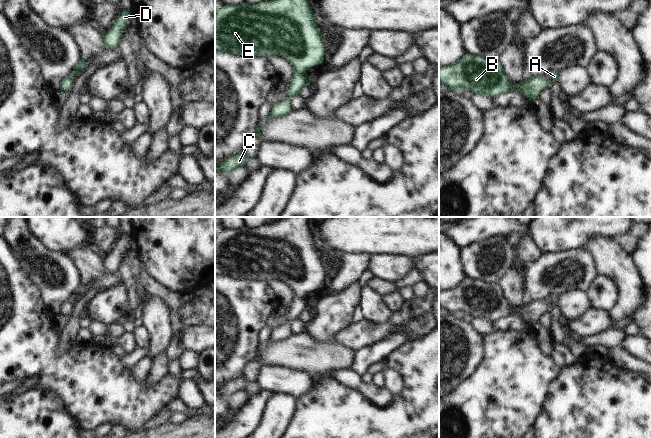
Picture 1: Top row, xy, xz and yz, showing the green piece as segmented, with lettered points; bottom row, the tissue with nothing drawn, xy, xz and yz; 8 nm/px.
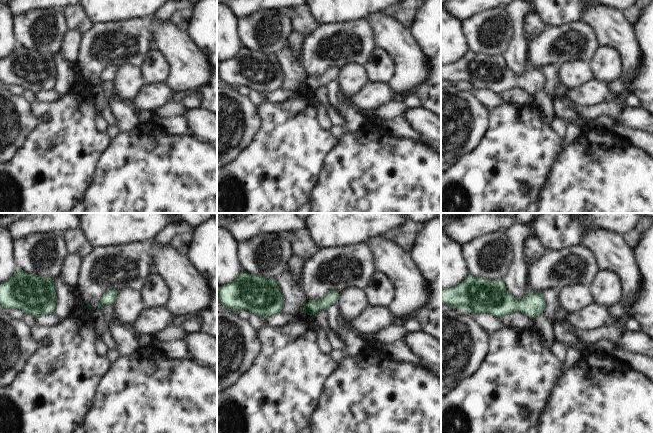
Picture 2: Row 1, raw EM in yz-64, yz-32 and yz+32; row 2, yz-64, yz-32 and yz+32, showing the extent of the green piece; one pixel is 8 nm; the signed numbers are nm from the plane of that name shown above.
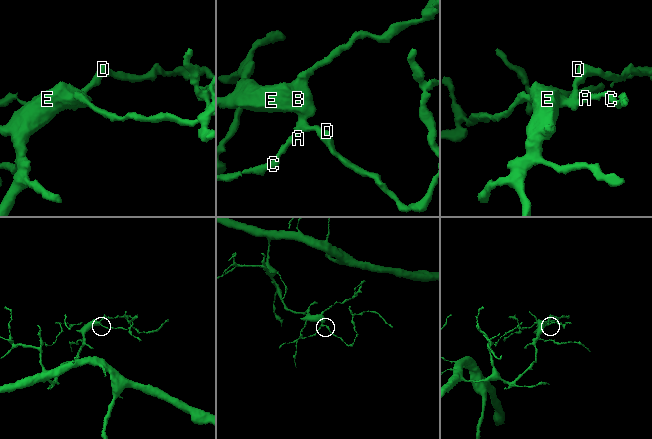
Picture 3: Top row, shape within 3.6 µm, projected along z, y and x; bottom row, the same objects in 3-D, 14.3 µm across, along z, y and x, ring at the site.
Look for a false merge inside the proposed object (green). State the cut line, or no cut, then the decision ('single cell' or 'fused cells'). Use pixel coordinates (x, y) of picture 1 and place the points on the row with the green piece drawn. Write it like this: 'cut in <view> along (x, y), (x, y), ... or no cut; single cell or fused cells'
no cut; single cell

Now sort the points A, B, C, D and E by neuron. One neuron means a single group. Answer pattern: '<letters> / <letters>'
A B C D E

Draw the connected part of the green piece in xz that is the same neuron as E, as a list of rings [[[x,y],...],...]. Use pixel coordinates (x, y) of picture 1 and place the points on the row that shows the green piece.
[[[263,0],[253,4],[243,2],[240,4],[215,6],[215,50],[228,52],[233,55],[281,56],[292,64],[294,74],[291,82],[287,84],[289,96],[285,100],[271,106],[267,120],[292,112],[290,99],[293,96],[298,96],[300,90],[311,83],[312,78],[307,74],[307,71],[314,66],[322,64],[326,53],[322,34],[318,28],[316,16],[309,0]]]

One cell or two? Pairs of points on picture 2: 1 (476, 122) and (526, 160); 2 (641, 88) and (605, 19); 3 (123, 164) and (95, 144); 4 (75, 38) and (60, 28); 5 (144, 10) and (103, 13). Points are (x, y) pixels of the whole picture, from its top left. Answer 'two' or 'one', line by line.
1: two
2: two
3: two
4: two
5: one

